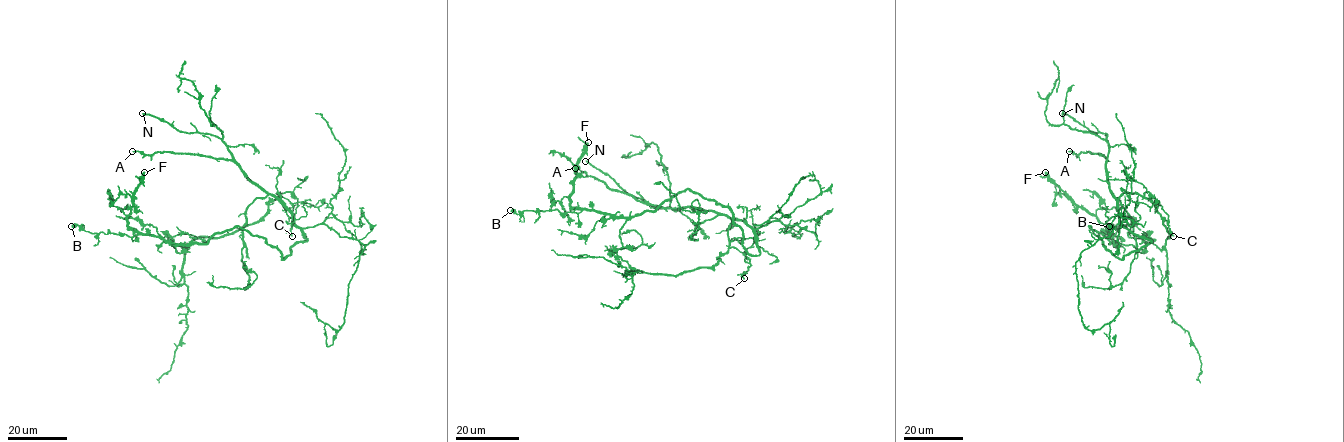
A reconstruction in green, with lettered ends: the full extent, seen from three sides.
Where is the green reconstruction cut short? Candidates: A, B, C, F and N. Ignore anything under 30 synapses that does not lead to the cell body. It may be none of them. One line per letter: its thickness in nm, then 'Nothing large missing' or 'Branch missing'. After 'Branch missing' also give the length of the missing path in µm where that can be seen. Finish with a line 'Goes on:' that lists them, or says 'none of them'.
A: Thickness 240 nm. Nothing large missing
B: Thickness 550 nm. Nothing large missing
C: Thickness 180 nm. Nothing large missing
F: Thickness 400 nm. Branch missing. Missing length about 80 µm
N: Thickness 280 nm. Branch missing. Missing length about 45 µm
Goes on: F, N

